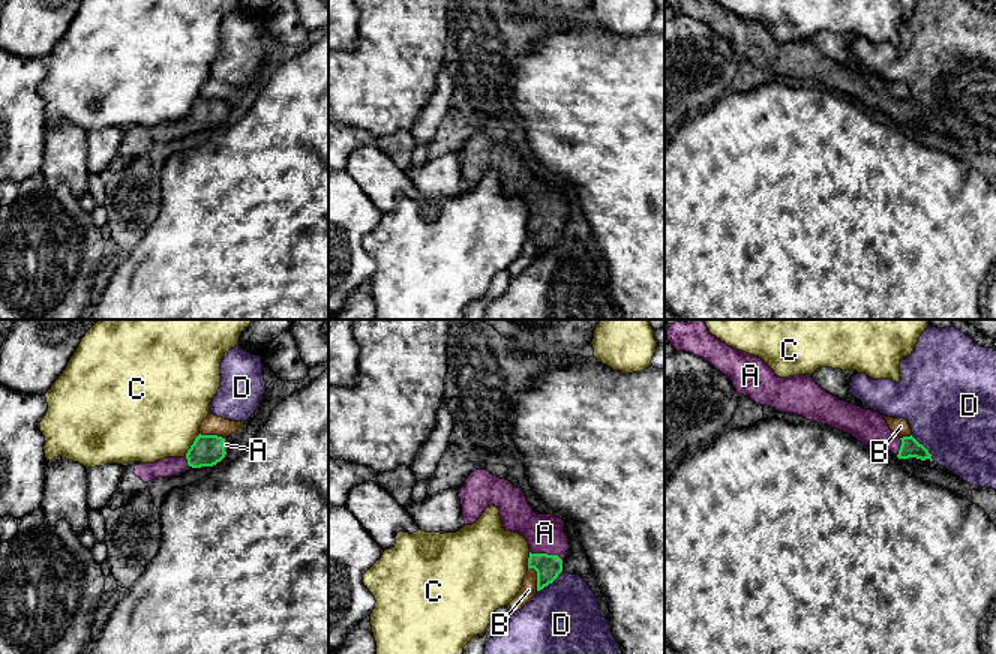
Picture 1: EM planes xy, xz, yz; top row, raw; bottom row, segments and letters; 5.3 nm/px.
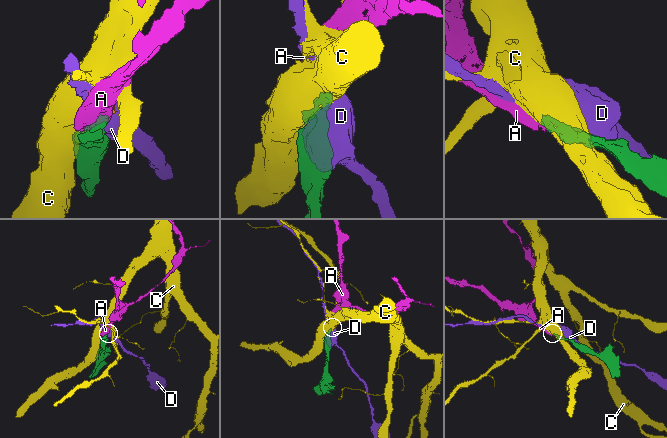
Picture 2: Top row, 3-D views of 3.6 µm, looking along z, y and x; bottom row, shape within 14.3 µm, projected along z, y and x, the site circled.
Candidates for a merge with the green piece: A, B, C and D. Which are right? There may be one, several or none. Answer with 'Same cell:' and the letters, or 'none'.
Same cell: A

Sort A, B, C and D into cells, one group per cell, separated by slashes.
A / B / C / D

